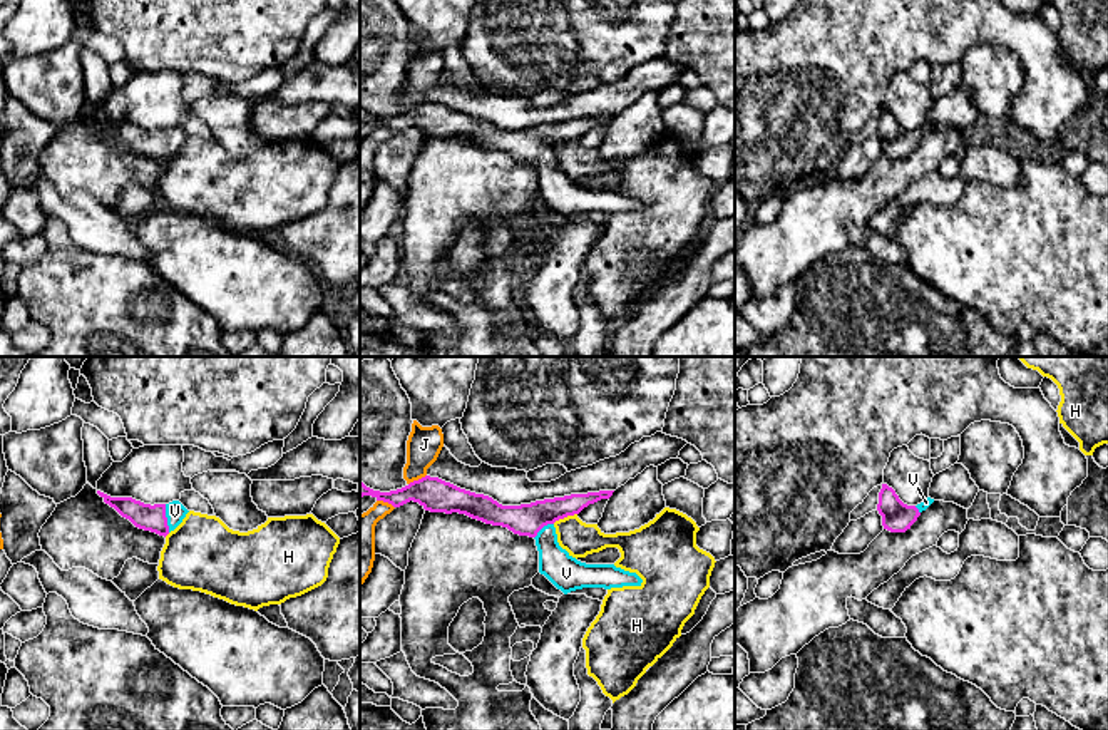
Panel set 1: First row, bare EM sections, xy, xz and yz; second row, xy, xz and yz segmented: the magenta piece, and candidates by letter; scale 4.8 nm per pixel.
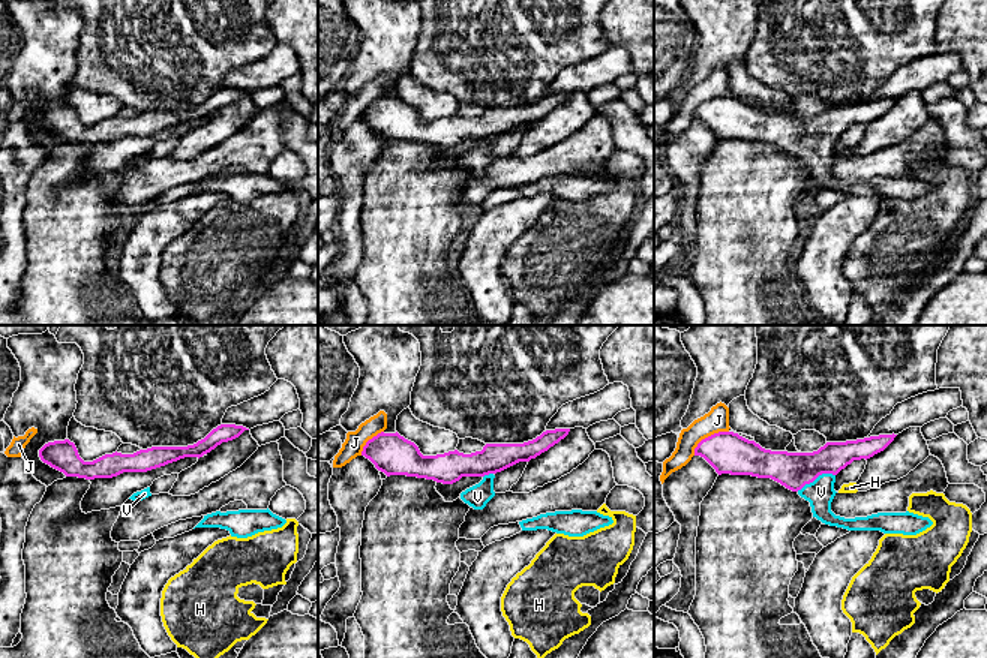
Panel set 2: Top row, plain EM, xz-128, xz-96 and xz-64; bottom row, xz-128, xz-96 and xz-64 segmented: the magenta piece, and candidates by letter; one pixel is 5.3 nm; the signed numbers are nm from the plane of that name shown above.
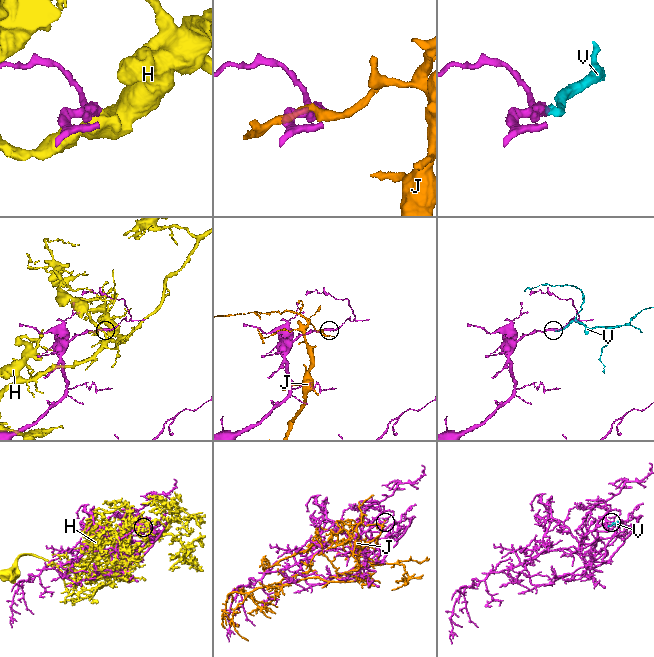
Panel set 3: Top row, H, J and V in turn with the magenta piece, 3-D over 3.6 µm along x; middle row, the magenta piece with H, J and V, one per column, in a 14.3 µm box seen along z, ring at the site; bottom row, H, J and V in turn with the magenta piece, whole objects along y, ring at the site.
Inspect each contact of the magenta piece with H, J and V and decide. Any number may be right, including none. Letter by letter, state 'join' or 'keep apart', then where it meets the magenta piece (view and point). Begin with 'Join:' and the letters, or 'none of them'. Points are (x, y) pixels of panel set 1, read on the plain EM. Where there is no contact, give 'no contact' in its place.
Join: V
H: keep apart; meets magenta in xz at (564, 141)
J: keep apart; meets magenta in xz at (419, 104)
V: join; meets magenta in xy at (166, 143)

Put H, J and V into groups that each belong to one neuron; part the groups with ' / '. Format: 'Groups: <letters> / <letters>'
Groups: H / J / V

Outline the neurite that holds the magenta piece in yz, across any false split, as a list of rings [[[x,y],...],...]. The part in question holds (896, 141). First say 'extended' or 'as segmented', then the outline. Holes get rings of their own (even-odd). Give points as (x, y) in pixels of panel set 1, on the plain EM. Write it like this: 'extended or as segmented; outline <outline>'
extended; outline [[[882,109],[877,136],[882,141],[884,154],[890,157],[905,157],[932,127],[934,124],[927,122],[917,131],[907,131],[892,112]]]

